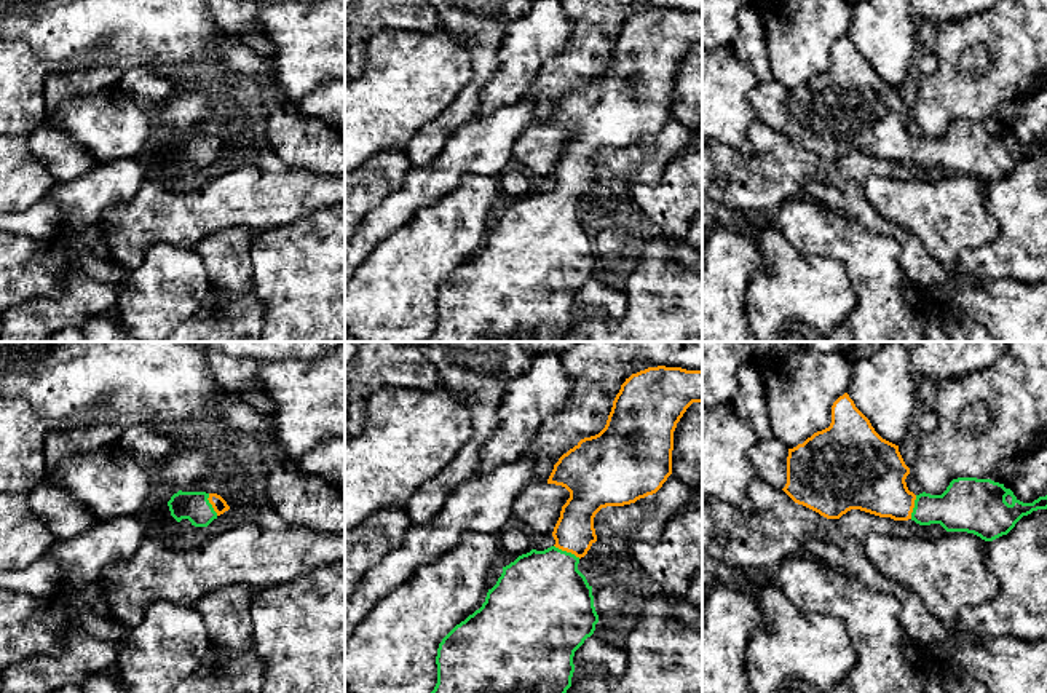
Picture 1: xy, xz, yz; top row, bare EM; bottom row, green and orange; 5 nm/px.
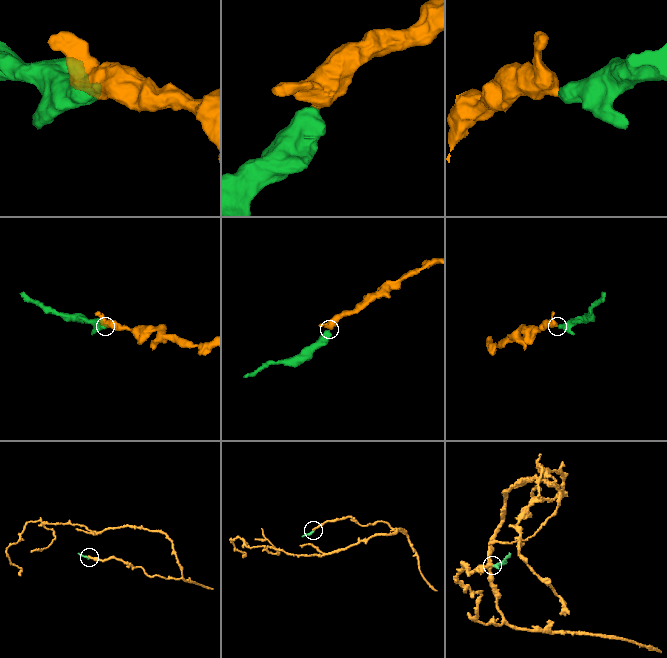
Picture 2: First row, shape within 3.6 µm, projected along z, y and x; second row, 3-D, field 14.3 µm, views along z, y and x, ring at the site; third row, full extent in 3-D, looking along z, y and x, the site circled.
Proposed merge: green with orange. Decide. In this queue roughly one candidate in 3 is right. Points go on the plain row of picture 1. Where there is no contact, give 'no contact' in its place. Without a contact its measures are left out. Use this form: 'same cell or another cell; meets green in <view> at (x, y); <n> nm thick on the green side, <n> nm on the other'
same cell; meets green in xz at (565, 194); 440 nm thick on the green side, 200 nm on the other

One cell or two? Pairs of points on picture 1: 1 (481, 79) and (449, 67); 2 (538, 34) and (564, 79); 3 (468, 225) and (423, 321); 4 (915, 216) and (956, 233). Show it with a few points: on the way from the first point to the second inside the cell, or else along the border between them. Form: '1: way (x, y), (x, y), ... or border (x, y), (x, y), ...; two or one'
1: border (473, 77), (449, 106); two
2: border (570, 23), (567, 43), (543, 64), (530, 87); two
3: way (444, 249), (423, 270), (423, 297); one
4: way (924, 216), (937, 216), (947, 224); one

